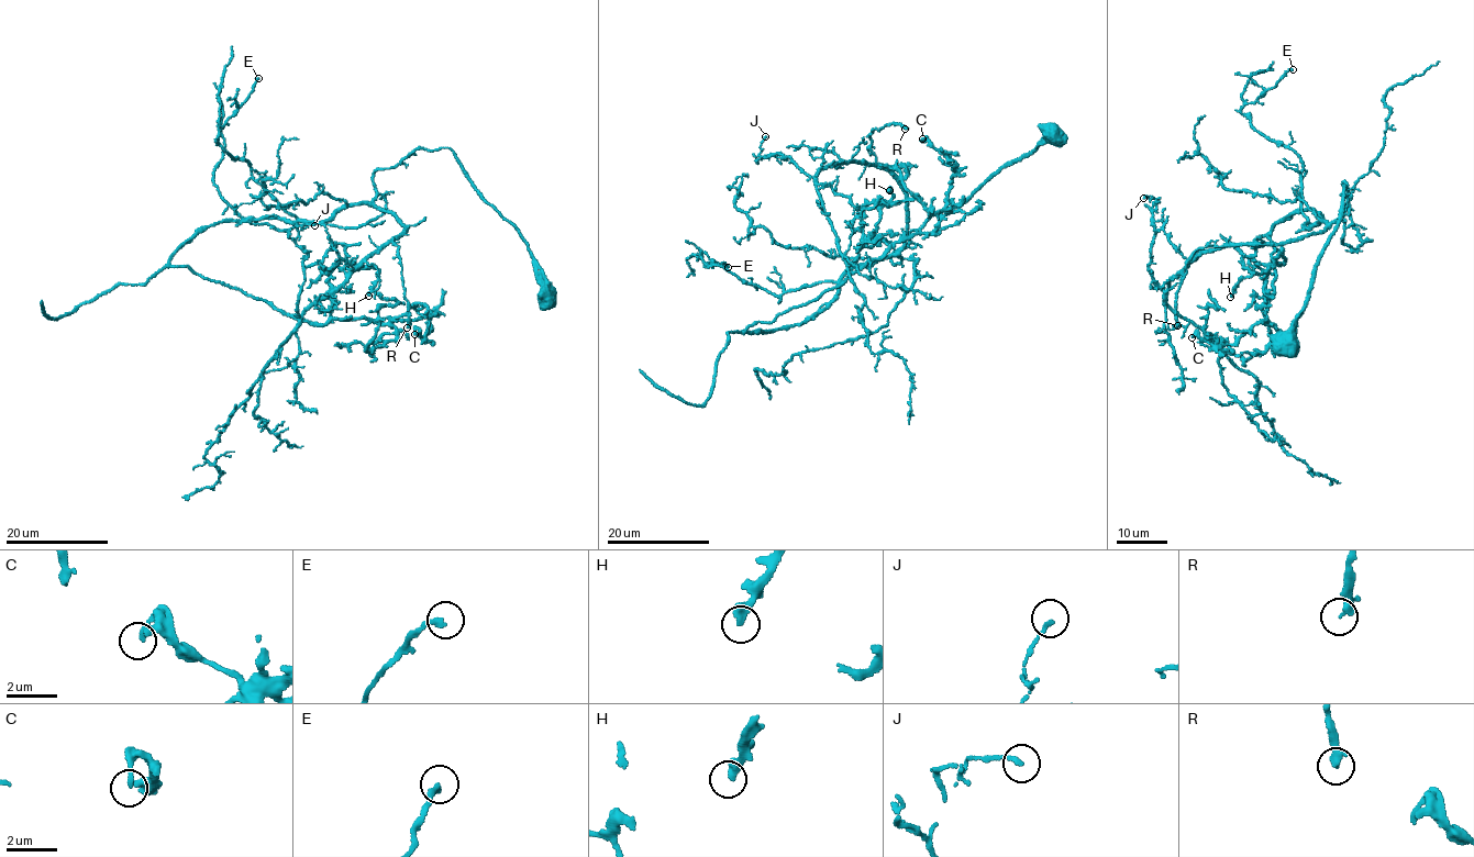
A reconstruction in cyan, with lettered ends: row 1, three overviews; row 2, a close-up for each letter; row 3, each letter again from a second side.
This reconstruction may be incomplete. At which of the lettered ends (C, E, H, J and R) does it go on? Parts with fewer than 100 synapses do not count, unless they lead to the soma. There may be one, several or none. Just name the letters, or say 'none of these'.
none of these

